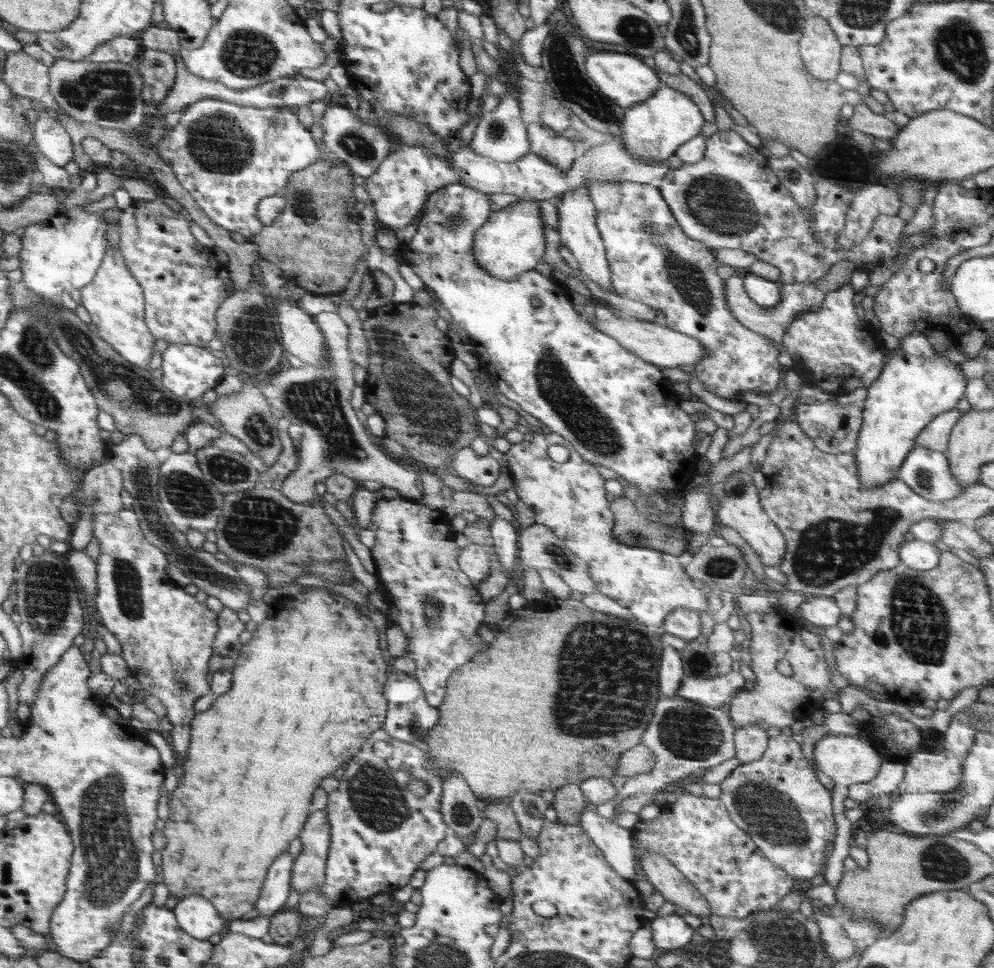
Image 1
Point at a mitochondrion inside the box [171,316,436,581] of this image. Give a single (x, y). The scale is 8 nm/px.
(316, 403)

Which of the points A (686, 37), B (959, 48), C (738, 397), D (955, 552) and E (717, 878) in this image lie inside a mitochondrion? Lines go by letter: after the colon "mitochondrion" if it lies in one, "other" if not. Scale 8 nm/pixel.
A: mitochondrion
B: mitochondrion
C: other
D: other
E: other

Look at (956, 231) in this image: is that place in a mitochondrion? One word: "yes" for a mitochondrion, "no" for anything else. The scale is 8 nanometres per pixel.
no

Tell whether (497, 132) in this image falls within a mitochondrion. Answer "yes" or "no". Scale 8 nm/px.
yes

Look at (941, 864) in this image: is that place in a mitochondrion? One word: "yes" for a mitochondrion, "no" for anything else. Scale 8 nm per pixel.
yes

